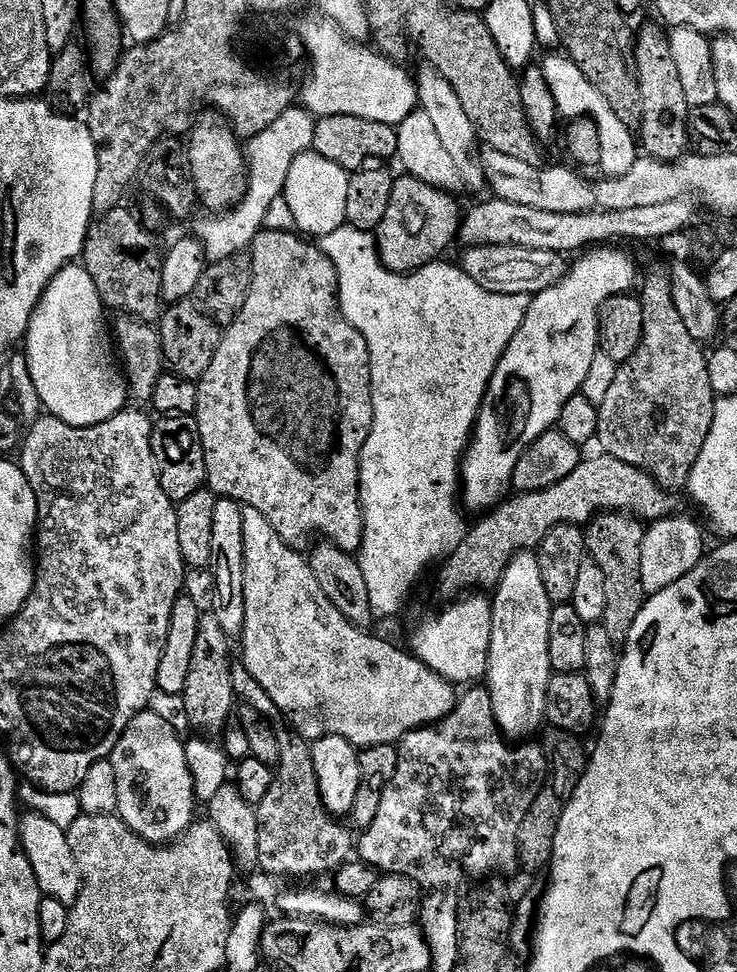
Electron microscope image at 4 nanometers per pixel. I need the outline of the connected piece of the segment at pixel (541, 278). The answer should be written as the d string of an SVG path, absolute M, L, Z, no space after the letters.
M471 246L463 249L464 257L458 260L459 267L482 286L494 294L526 294L537 296L542 290L554 286L566 271L565 257L559 252L550 250L530 250L526 246Z

